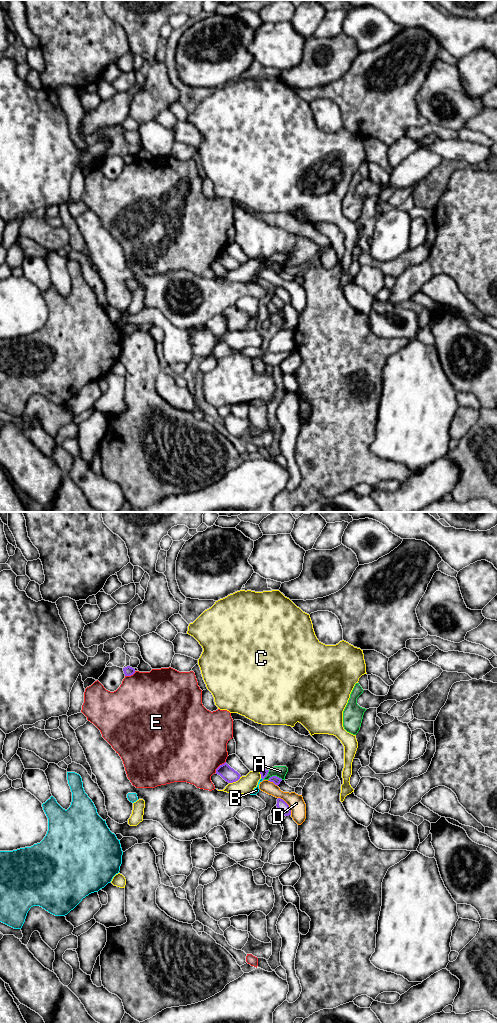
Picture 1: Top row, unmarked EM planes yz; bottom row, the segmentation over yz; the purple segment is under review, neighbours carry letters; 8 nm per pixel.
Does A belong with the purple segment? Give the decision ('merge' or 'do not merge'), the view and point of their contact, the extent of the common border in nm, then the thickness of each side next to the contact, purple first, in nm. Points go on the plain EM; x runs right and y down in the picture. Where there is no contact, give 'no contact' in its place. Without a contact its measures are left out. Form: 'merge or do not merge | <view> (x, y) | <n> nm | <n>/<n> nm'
do not merge | yz (275, 264) | 120 nm | 70/100 nm

